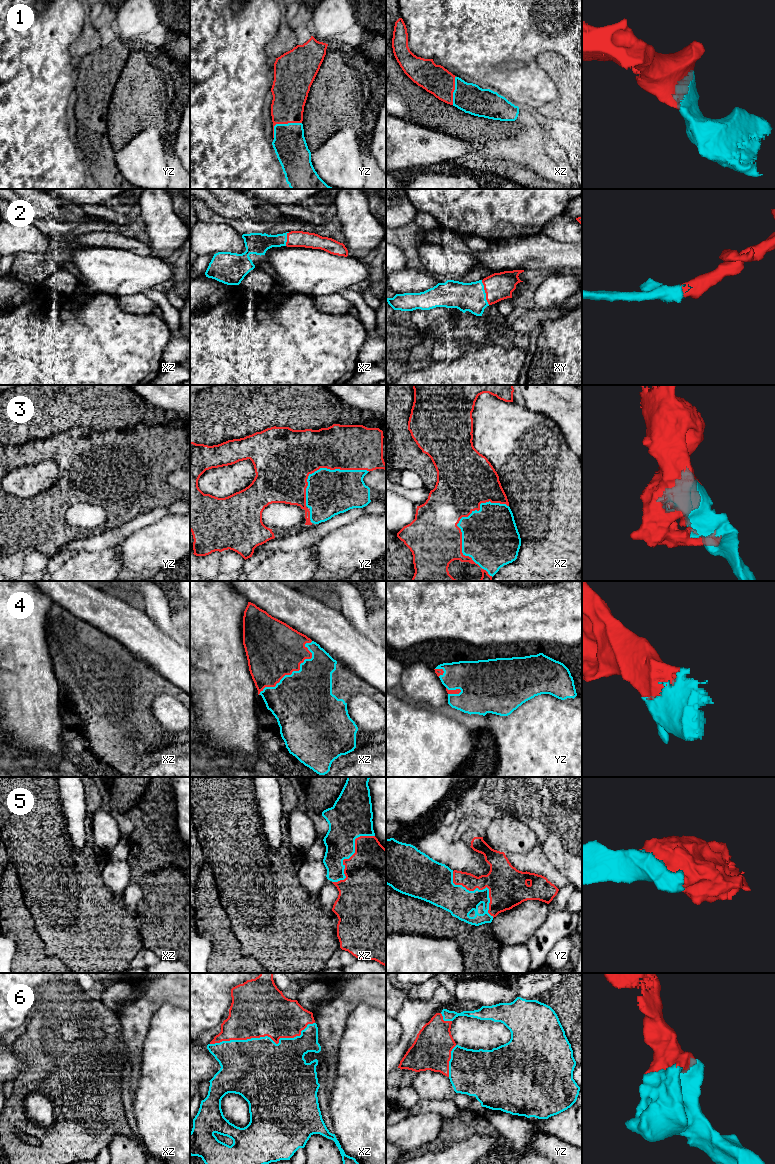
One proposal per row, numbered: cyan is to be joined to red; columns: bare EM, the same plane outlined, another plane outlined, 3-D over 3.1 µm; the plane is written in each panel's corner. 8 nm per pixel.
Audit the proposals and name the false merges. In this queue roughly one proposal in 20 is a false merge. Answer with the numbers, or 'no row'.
no row

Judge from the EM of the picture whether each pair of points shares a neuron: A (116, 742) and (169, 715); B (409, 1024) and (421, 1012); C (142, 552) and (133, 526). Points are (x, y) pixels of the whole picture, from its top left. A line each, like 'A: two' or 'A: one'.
A: two
B: one
C: two

